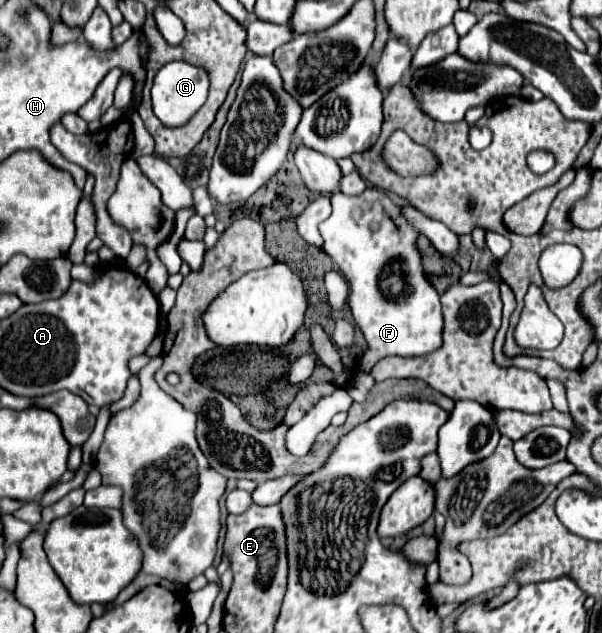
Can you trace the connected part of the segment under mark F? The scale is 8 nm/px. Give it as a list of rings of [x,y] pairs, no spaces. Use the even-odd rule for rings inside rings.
[[[376,187],[366,189],[358,197],[350,197],[344,193],[332,195],[332,215],[320,223],[320,235],[324,239],[324,253],[334,261],[338,271],[344,275],[350,293],[348,293],[348,305],[352,309],[354,323],[362,329],[368,349],[364,351],[358,371],[370,373],[376,361],[388,357],[388,355],[426,355],[428,351],[434,351],[442,343],[442,311],[440,311],[440,295],[438,291],[424,279],[422,267],[420,267],[420,255],[416,249],[418,233],[406,223],[406,219],[400,213],[400,205],[396,205],[388,195],[378,191]],[[398,263],[400,273],[404,275],[404,289],[398,295],[384,295],[380,289],[380,277],[386,265]]]

